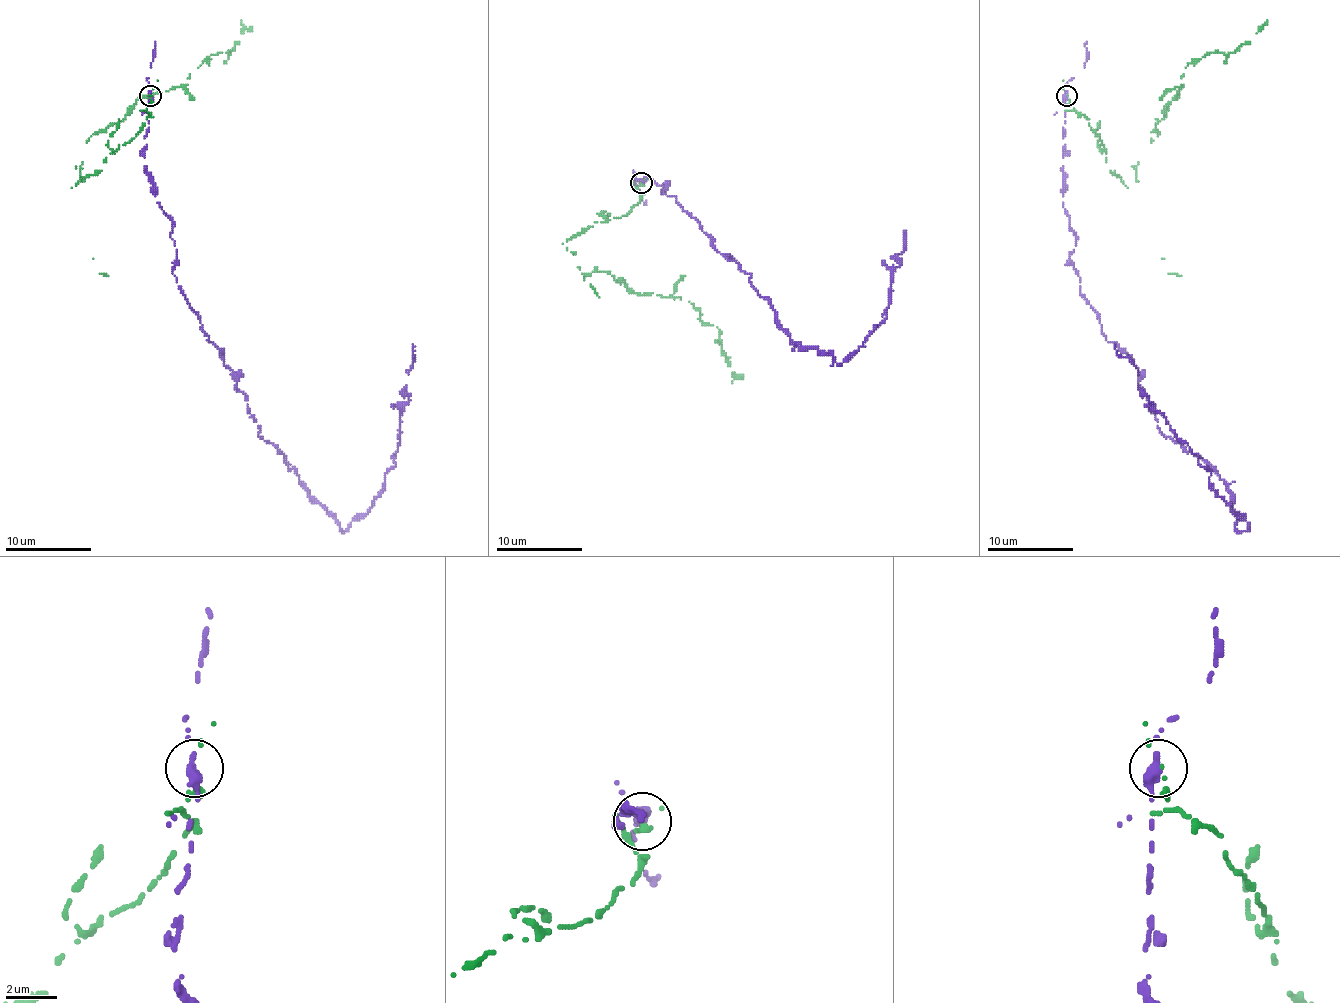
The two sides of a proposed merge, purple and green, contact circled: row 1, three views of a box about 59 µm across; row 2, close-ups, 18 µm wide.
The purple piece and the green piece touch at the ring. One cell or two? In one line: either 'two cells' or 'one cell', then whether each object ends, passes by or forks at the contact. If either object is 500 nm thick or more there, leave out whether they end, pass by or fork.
two cells; purple ends there; green ends there

